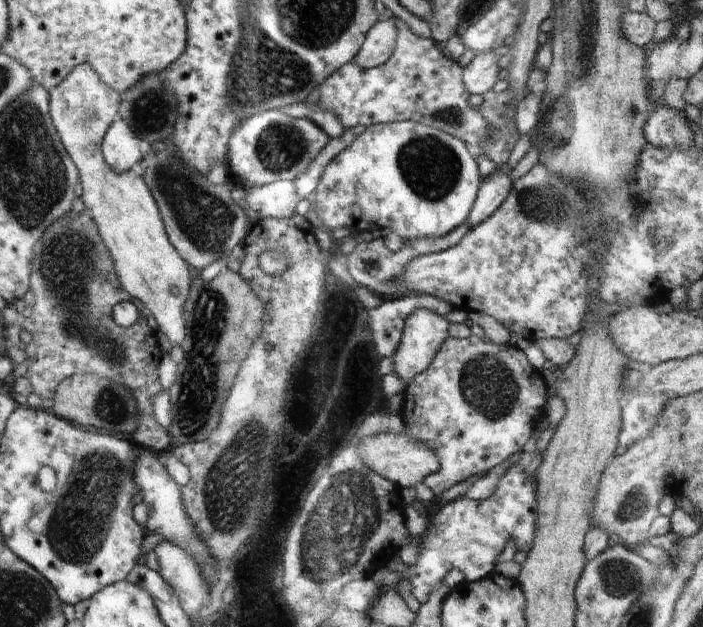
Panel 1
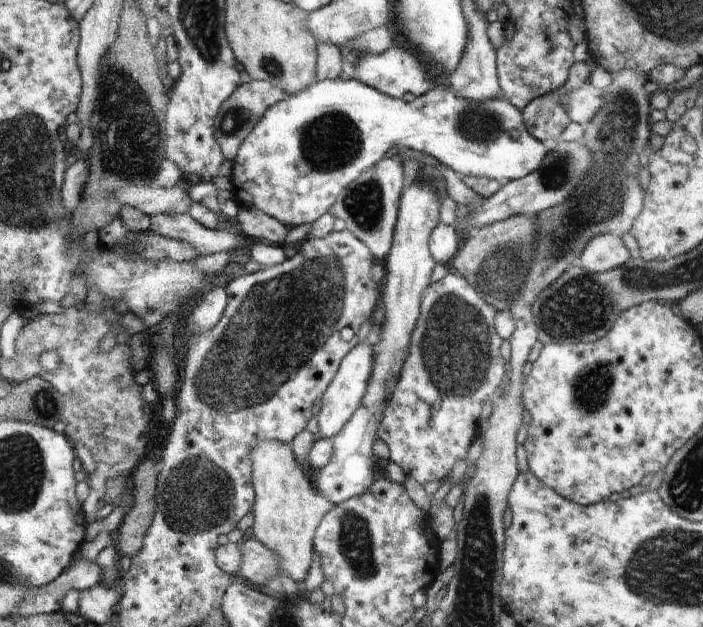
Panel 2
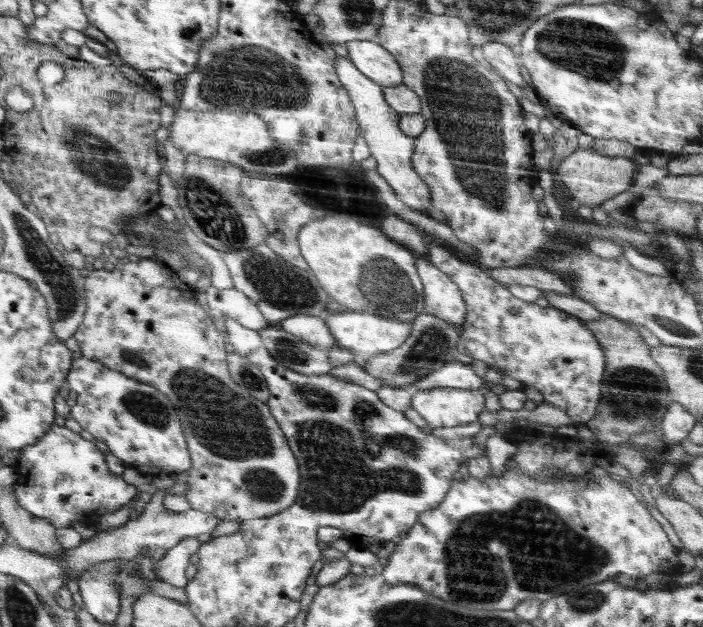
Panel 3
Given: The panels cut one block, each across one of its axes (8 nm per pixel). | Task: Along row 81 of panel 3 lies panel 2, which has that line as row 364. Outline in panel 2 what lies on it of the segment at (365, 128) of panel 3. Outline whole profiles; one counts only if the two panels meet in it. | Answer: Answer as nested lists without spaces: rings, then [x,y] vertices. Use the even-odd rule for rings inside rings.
[[[364,340],[357,343],[346,354],[344,360],[340,363],[340,368],[338,368],[334,380],[330,382],[330,386],[322,394],[320,412],[316,416],[316,420],[318,420],[317,438],[332,438],[346,426],[346,422],[354,416],[354,412],[362,404],[362,398],[366,394],[366,386],[370,382],[370,372],[372,370],[374,370],[374,346]]]

